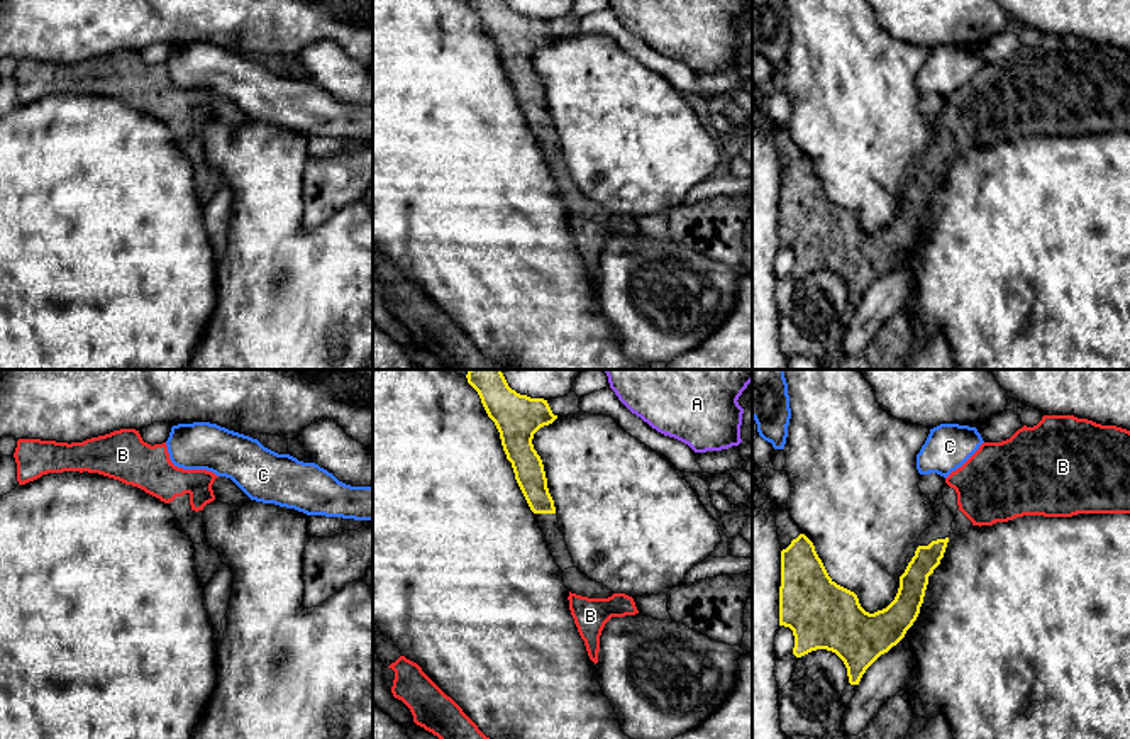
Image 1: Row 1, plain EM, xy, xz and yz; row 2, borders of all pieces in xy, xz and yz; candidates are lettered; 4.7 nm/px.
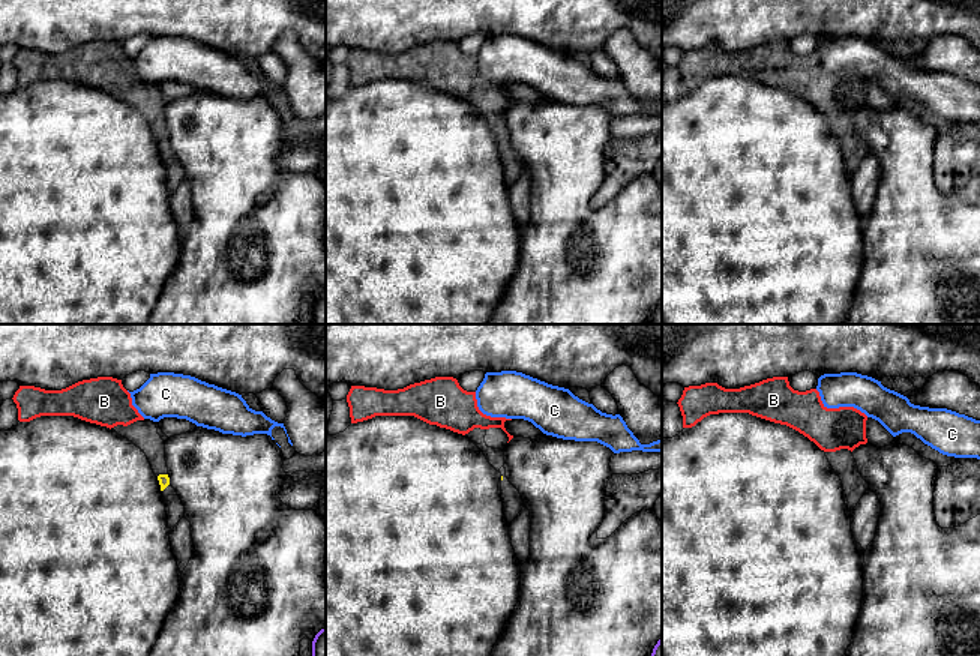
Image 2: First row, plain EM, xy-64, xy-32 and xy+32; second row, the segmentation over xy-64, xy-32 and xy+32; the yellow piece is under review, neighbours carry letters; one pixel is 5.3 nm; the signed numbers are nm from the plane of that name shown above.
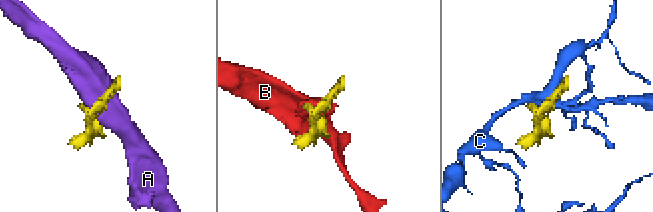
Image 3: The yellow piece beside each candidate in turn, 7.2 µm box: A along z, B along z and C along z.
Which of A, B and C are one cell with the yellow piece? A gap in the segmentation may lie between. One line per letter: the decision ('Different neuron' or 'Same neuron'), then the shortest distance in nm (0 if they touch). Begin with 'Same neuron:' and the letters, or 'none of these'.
Same neuron: B
A: Different neuron. Distance 280 nm
B: Same neuron. Distance 140 nm
C: Different neuron. Distance 280 nm

